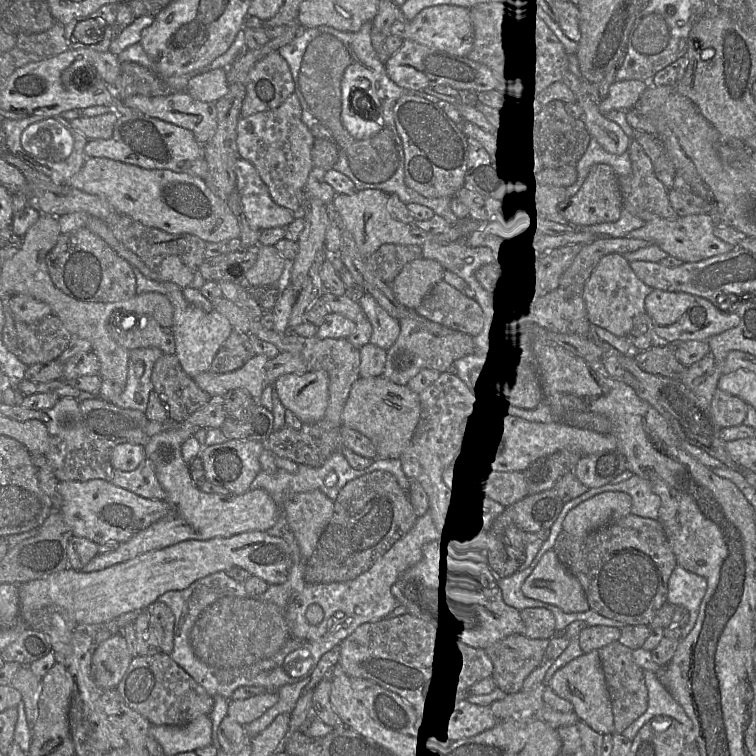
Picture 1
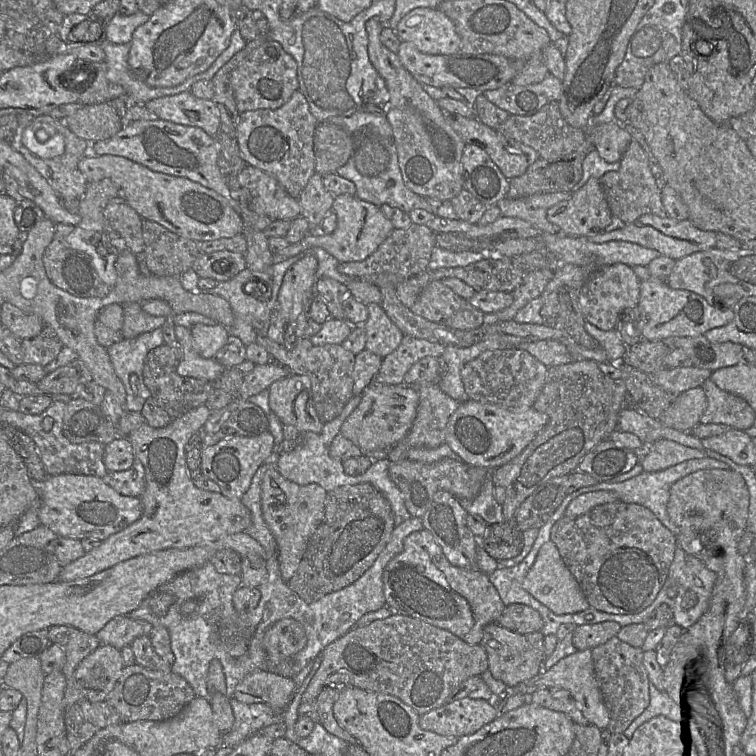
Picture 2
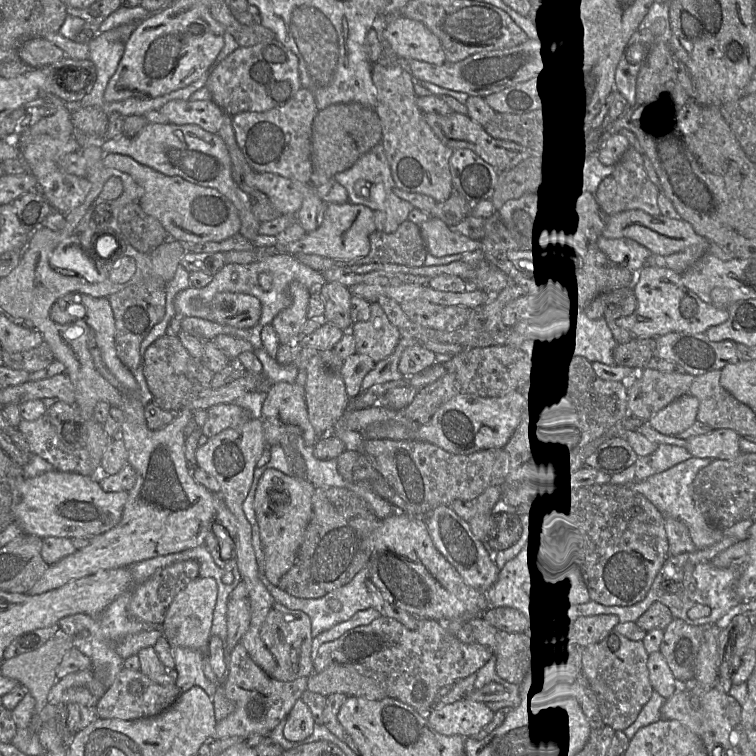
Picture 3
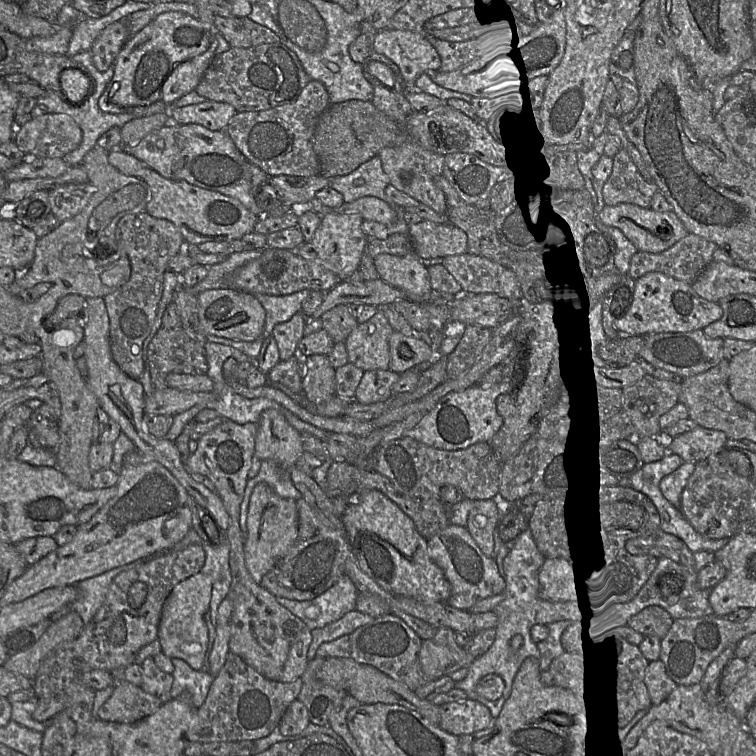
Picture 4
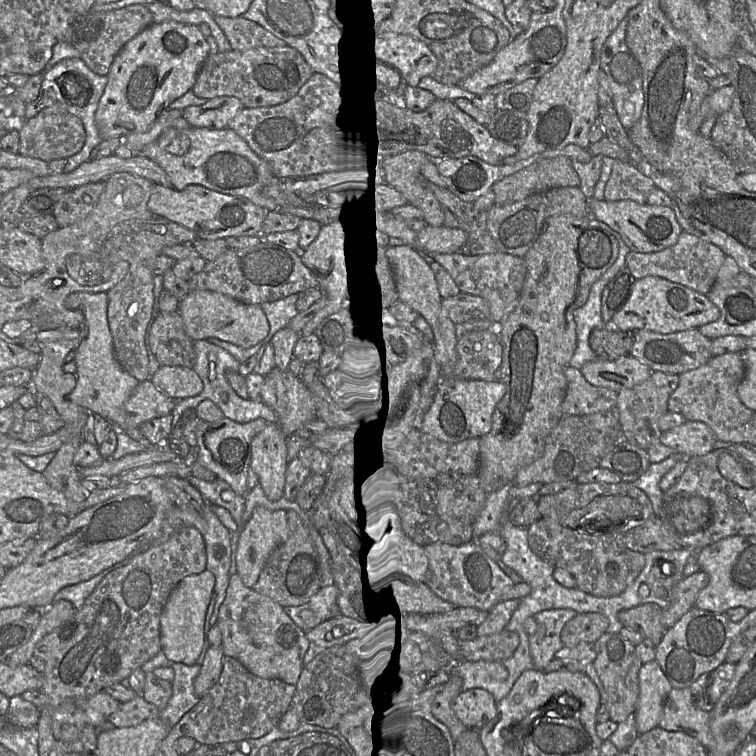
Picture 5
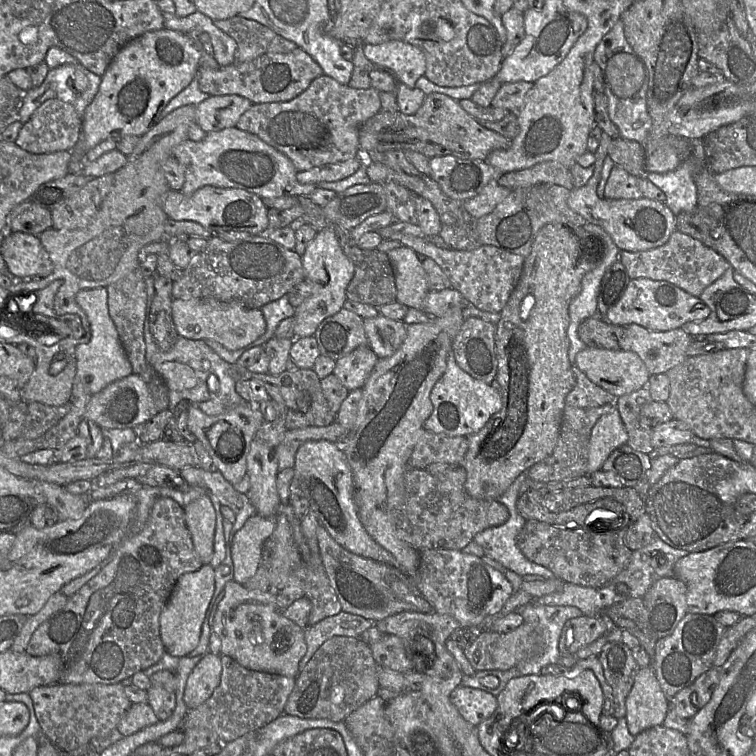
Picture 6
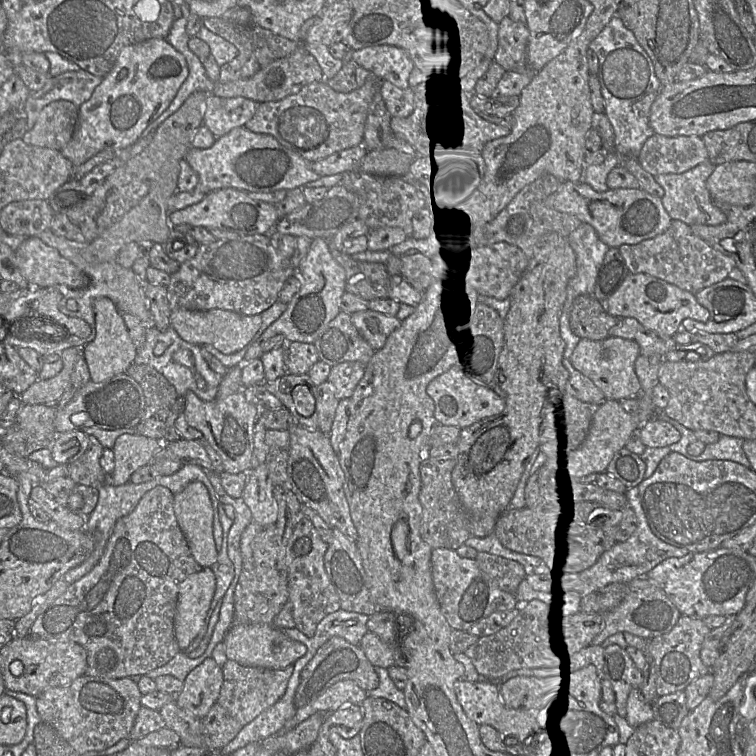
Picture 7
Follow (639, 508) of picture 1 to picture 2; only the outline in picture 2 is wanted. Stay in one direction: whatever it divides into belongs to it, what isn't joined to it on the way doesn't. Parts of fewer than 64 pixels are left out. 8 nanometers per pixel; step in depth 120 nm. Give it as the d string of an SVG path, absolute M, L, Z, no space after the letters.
M710 457L691 459L691 460L686 460L682 463L679 463L675 466L669 467L665 470L661 470L657 472L642 471L637 476L631 479L628 479L627 481L624 481L622 483L616 483L616 484L606 483L606 482L597 483L593 486L588 486L587 487L588 492L586 493L606 491L606 492L613 493L618 497L620 501L623 501L625 503L635 503L635 504L644 506L645 508L649 509L666 528L668 528L675 536L677 536L679 534L679 529L670 520L667 513L667 503L670 497L671 486L681 478L699 470L705 470L705 469L728 470L731 468L732 466L729 466L720 460L710 458Z

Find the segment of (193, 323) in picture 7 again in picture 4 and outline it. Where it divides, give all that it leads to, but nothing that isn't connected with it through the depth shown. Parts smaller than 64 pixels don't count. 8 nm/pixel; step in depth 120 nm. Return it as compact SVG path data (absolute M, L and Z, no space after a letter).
M230 288L210 289L197 294L197 302L199 324L205 335L252 342L263 333L266 313L252 294Z

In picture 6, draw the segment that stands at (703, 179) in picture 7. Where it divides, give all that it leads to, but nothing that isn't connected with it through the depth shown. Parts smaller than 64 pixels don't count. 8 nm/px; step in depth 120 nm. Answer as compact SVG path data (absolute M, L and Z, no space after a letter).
M690 141L691 156L675 169L665 173L647 172L646 178L660 188L666 196L665 204L677 216L694 212L698 203L697 187L694 182L696 168L705 166L700 141Z

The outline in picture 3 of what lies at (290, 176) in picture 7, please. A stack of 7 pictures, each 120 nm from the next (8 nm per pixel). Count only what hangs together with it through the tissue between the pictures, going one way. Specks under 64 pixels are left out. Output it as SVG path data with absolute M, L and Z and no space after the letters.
M147 123L135 136L103 139L100 147L106 154L127 155L164 175L178 176L193 184L216 189L236 208L241 221L239 233L249 241L259 235L261 223L252 213L248 197L232 178L231 158L217 133L207 132L198 125Z

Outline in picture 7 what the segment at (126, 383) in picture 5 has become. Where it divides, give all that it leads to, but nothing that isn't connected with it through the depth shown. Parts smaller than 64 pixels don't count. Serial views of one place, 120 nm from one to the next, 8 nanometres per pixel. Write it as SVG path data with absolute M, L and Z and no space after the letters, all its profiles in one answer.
M106 297L98 298L93 303L96 322L95 338L83 349L91 381L102 382L115 375L127 373L137 354L136 346L130 338L128 328L121 311L115 303Z

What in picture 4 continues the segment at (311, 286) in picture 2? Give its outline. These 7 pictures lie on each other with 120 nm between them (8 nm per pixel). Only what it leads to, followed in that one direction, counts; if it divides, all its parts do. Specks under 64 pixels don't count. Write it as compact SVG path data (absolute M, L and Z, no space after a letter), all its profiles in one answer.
M299 312L289 321L277 324L272 335L277 343L280 360L288 360L298 355L298 345L304 338L307 317Z

